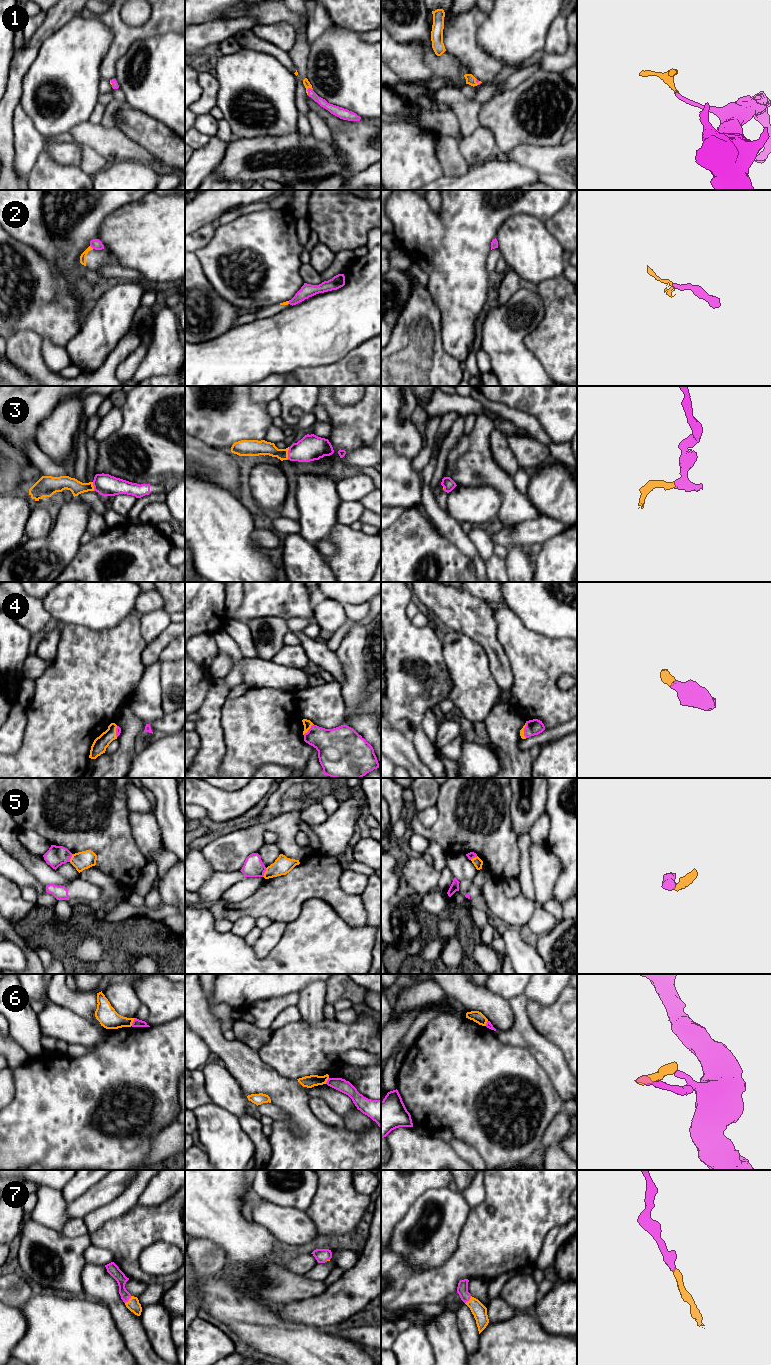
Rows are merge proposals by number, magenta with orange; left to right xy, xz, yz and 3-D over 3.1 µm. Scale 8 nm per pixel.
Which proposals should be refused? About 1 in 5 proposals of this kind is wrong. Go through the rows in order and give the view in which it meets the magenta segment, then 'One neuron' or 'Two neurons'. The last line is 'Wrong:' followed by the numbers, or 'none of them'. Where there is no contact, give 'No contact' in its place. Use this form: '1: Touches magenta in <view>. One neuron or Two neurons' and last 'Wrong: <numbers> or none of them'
1: Touches magenta in xz. One neuron
2: Touches magenta in xy. One neuron
3: Touches magenta in xz. One neuron
4: Touches magenta in xz. One neuron
5: Touches magenta in xz. Two neurons
6: Touches magenta in xy. Two neurons
7: Touches magenta in xy. One neuron
Wrong: 5, 6

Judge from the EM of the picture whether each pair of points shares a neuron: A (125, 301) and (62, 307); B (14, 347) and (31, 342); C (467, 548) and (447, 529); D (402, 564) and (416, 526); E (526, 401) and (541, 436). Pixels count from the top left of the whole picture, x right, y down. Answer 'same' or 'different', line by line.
A: different
B: same
C: same
D: same
E: different

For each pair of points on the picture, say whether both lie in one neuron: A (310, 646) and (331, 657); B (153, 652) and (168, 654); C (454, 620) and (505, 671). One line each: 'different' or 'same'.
A: same
B: different
C: same

